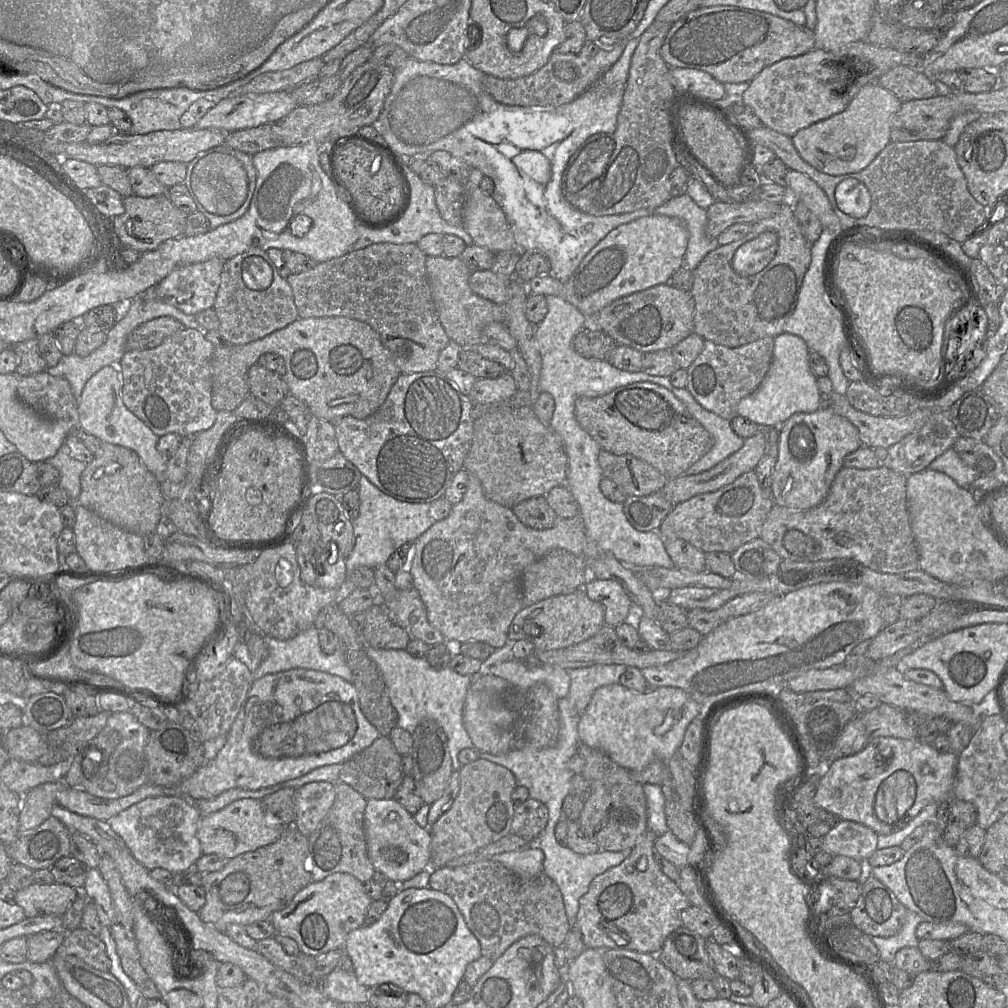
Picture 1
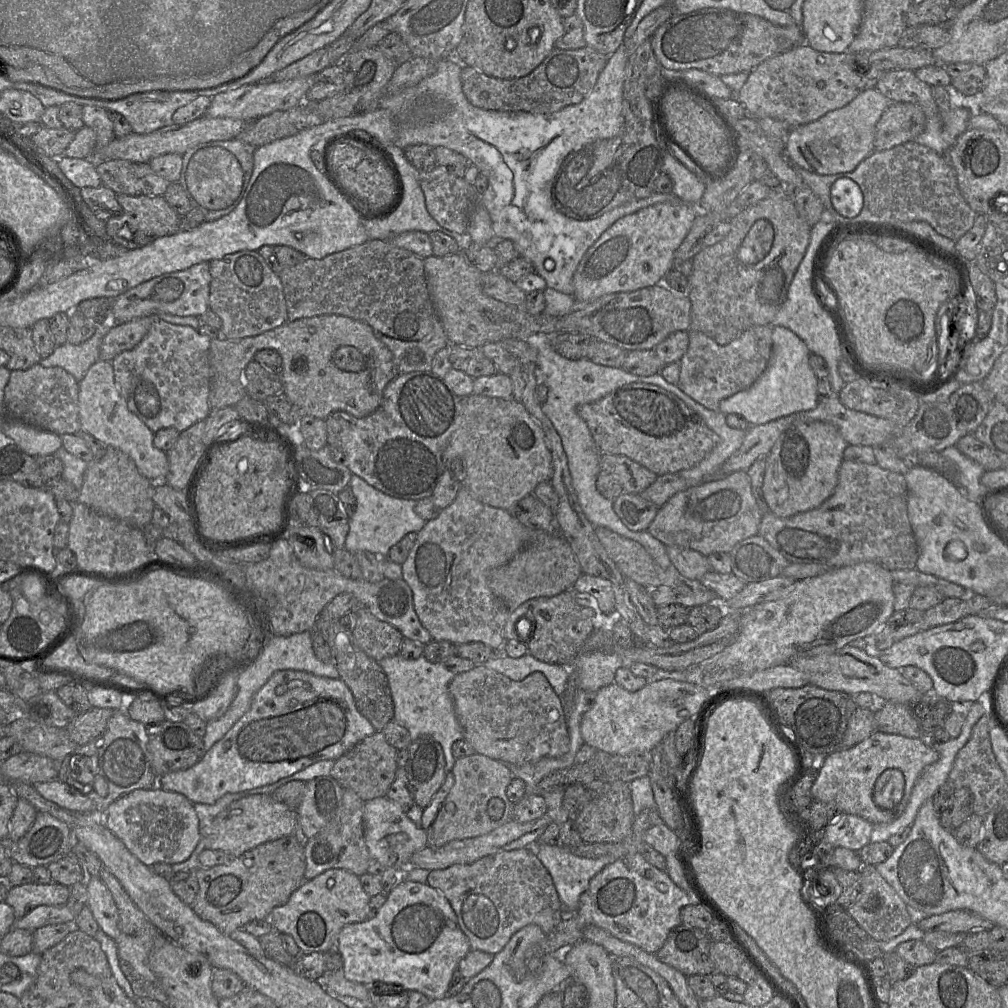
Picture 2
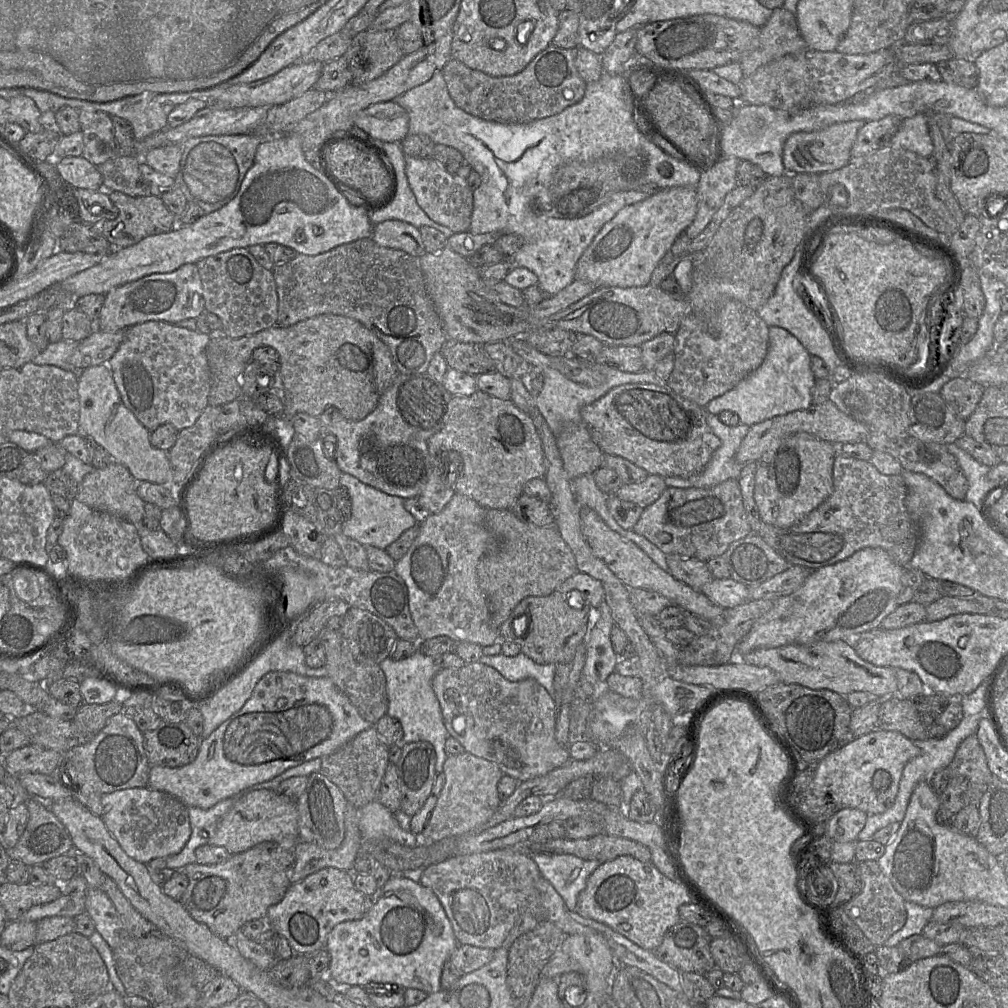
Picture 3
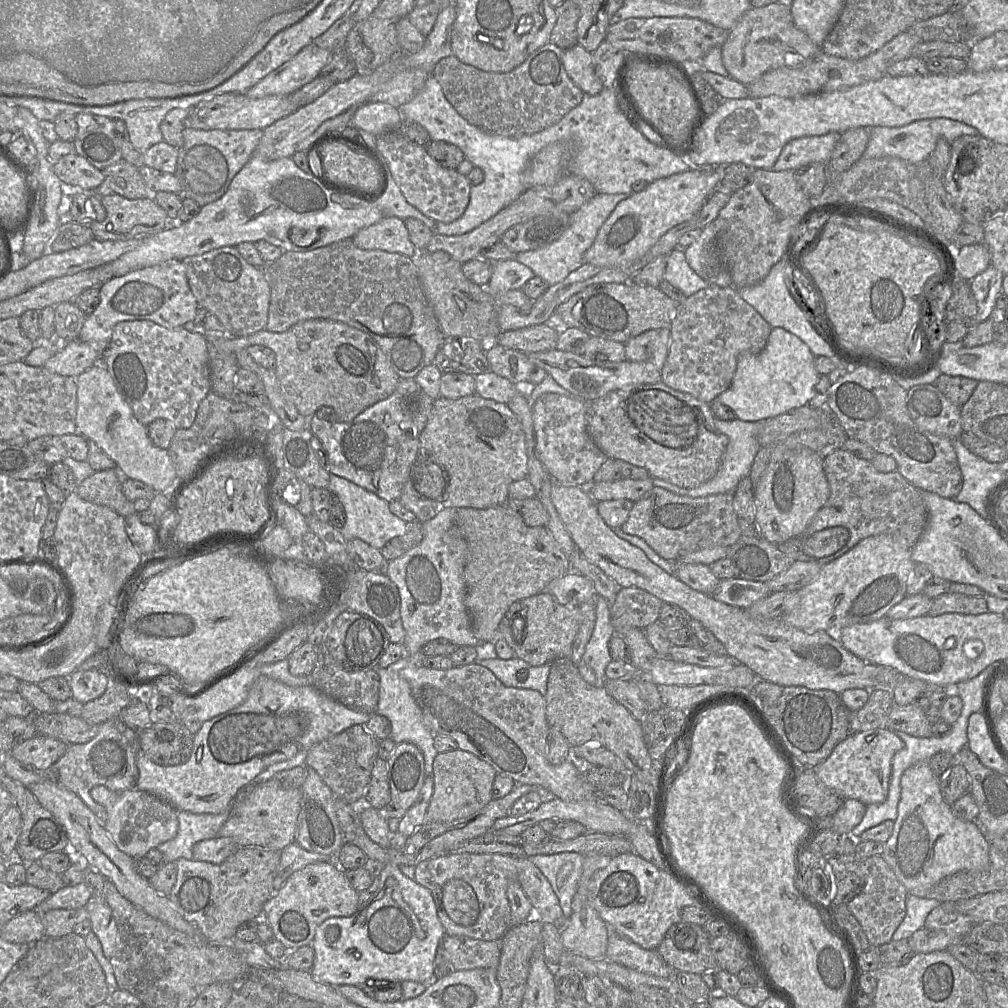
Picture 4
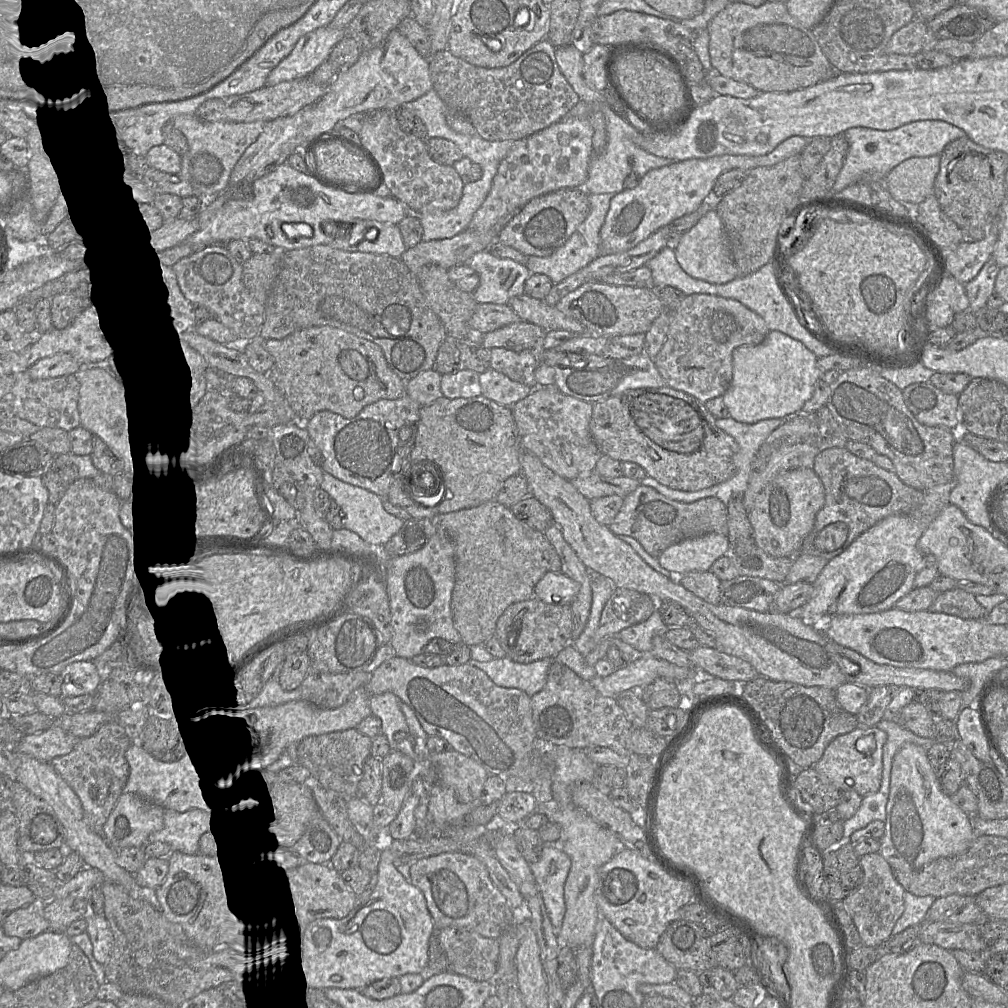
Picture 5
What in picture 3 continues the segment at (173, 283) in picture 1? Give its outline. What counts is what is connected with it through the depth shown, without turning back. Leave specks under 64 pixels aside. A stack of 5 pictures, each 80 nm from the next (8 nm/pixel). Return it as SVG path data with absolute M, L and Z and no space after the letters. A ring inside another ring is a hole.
M184 264L169 273L155 273L116 287L105 295L95 329L103 332L125 331L147 321L176 324L196 319L205 310L203 287L196 264Z

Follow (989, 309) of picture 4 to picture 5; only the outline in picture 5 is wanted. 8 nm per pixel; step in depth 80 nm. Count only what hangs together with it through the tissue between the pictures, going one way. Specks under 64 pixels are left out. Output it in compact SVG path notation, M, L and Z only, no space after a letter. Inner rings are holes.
M991 257L977 276L964 284L970 303L969 309L972 312L977 312L986 306L989 296L994 292L995 279L999 271L1000 266Z

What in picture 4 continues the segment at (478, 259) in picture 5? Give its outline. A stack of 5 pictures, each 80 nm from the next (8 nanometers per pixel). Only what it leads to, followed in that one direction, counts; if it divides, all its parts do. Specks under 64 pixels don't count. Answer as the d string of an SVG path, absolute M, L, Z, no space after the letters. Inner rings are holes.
M517 260L491 262L491 266L492 275L485 288L495 297L509 290L523 289L526 282L535 276L528 266Z

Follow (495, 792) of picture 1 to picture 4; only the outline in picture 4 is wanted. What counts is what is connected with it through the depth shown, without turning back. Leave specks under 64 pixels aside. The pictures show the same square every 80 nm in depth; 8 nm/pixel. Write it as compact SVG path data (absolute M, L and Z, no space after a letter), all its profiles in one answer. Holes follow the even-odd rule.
M456 749L438 753L430 773L434 779L434 791L424 823L451 823L482 809L492 801L491 790L496 775L492 766L469 752Z

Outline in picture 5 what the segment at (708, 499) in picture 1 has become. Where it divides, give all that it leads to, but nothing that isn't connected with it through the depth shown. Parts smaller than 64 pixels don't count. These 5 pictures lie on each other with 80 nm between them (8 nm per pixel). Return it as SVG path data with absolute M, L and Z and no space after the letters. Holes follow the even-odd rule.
M640 485L624 497L623 505L608 528L616 535L636 539L643 548L657 558L668 547L685 539L709 533L728 534L728 508L715 497L699 499L691 503L671 500L649 486Z

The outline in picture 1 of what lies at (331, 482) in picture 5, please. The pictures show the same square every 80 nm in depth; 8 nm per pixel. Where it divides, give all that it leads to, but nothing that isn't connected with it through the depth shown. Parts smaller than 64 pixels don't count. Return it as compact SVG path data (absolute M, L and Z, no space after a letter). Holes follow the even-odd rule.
M362 476L359 480L358 493L360 508L358 516L351 521L355 536L355 545L346 558L346 580L341 589L341 597L351 594L356 586L347 577L360 566L376 568L386 564L390 555L406 543L415 540L427 531L435 522L429 515L429 503L402 502L378 489L368 478Z

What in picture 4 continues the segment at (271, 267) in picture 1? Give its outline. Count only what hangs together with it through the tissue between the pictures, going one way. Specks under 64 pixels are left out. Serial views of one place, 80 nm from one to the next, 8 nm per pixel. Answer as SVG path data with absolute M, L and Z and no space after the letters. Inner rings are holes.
M221 247L202 255L190 256L182 260L186 268L189 287L198 306L216 316L225 327L227 336L244 337L264 330L268 321L270 287L263 269L249 264L236 247Z

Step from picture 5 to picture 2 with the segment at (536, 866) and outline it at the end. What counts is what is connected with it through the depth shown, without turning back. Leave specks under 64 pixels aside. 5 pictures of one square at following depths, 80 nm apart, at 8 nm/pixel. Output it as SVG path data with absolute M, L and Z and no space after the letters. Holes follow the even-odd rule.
M537 841L535 849L530 850L537 856L539 861L550 874L557 893L565 910L562 912L562 920L567 920L573 916L579 906L580 896L589 887L590 880L598 874L605 866L613 863L617 859L612 856L602 856L599 858L583 858L574 855L568 848L561 844L550 845Z

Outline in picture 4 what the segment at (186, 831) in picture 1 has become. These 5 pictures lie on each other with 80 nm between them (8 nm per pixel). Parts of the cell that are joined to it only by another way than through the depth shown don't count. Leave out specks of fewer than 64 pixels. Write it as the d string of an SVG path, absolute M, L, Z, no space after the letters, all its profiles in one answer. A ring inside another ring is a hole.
M105 786L91 790L95 802L104 806L108 818L104 824L118 849L131 858L145 857L147 852L160 844L173 839L178 831L178 810L169 802L136 788L114 792Z

